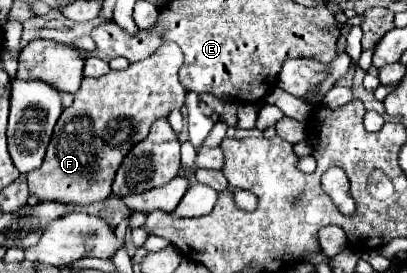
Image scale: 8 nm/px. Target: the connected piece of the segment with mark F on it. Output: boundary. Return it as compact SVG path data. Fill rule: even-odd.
M163 42L155 54L131 64L127 70L109 70L99 78L85 76L71 108L65 108L55 124L43 166L25 176L29 192L39 200L59 200L69 206L109 198L119 162L131 152L131 146L147 138L155 120L183 108L187 92L177 78L181 64L183 52L179 46Z

